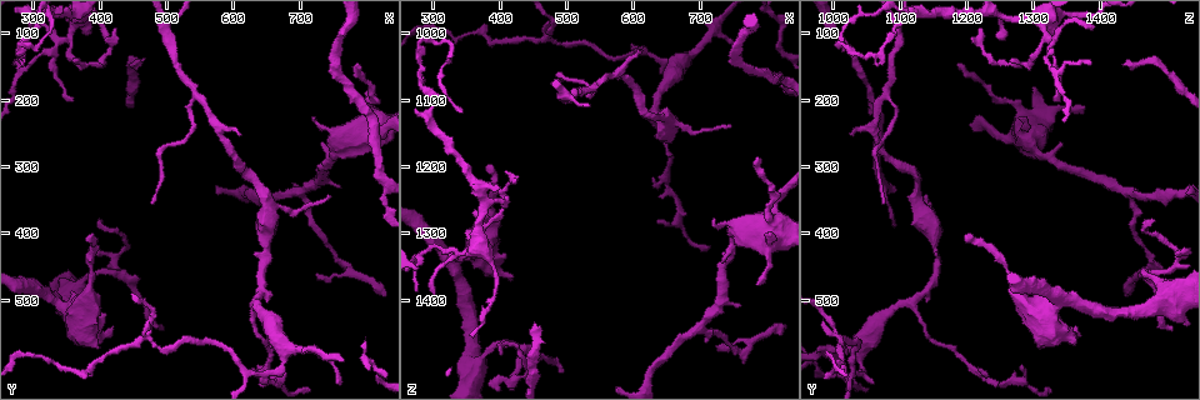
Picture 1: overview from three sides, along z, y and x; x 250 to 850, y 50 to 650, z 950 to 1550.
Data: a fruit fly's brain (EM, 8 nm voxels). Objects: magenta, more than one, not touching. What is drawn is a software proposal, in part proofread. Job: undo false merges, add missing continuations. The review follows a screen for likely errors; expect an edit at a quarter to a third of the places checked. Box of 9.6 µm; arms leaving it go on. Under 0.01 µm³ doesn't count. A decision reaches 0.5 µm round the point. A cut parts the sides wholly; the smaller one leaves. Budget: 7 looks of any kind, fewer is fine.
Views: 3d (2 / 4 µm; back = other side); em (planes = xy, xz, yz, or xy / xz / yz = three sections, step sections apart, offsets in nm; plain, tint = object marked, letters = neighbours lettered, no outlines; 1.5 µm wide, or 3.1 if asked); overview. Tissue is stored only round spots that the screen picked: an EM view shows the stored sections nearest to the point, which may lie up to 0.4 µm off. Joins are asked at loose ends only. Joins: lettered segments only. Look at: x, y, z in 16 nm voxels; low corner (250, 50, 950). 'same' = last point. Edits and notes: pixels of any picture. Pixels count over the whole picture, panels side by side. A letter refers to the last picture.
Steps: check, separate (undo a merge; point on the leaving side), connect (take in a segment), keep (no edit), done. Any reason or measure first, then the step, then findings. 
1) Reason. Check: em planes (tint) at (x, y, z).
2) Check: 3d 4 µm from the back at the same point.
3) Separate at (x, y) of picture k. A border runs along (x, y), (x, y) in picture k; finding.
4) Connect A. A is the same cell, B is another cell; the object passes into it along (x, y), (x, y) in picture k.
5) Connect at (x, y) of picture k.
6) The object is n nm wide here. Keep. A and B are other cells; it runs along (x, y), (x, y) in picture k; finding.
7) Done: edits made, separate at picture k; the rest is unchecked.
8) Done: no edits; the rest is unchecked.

Three-way junction. Check: em xz step 8 (tint) at (470, 555, 1010).

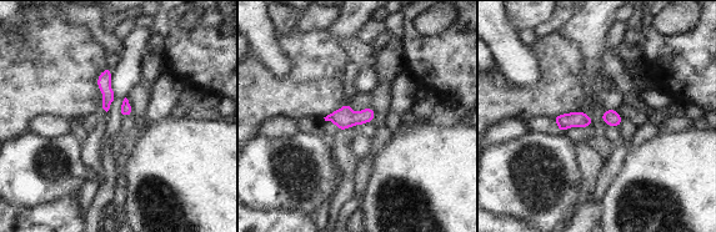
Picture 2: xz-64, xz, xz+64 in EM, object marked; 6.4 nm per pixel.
Cut it another way. Check: em planes (tint) at the same point.

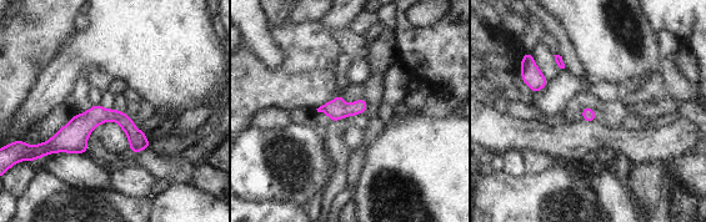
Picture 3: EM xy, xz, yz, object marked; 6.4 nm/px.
See the neighbours. Check: em planes (letters) at the same point.

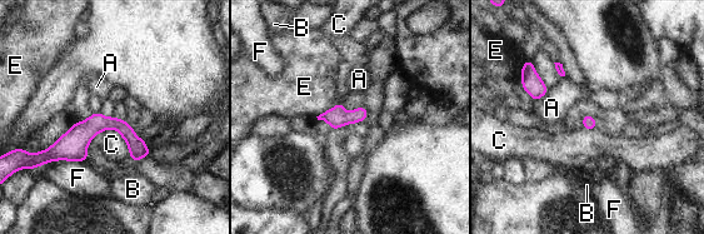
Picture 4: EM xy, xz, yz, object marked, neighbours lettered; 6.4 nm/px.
The longest contact is with F, 320 nm. Keep. A, B, C, E and F are other cells; it runs along (146, 152), (118, 124), (94, 124), (46, 158) in picture 4; all the same neuron.

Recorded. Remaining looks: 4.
Branch stops here. Check: 3d 4 µm at (785, 150, 1190).

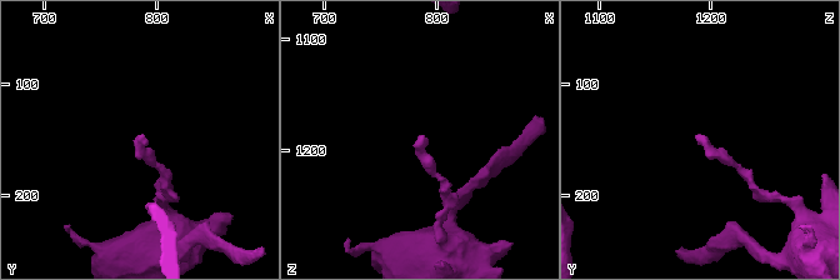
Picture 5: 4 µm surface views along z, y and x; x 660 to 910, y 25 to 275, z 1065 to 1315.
Need the tissue. Check: em planes (tint) at (790, 148, 1188).

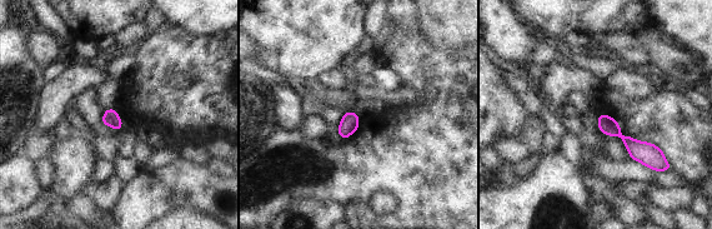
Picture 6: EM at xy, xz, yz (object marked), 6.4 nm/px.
Check: em planes (letters) at the same point.

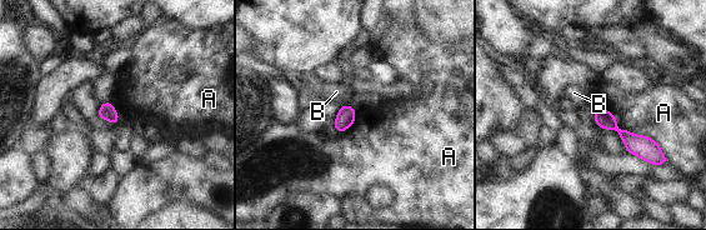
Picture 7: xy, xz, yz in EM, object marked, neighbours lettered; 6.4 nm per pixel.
Keep. A and B are other cells; a border runs along (624, 128), (650, 136), (667, 159) in picture 7; none of them fits.

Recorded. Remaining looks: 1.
Done: no edits; the rest is unchecked.

